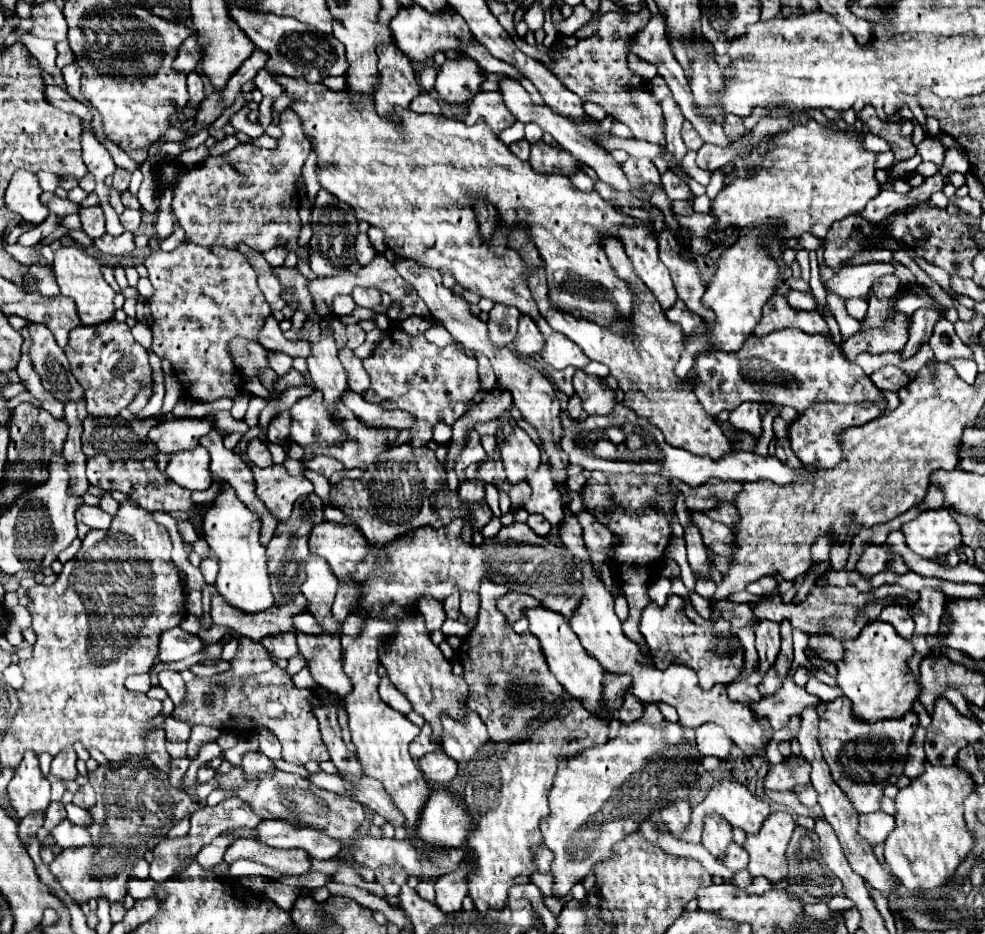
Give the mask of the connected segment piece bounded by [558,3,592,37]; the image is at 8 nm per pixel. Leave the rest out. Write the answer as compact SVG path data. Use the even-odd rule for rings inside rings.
M579 4L574 7L573 13L567 19L564 19L558 27L558 30L567 30L566 36L573 37L577 30L584 26L592 17L592 12L584 5Z

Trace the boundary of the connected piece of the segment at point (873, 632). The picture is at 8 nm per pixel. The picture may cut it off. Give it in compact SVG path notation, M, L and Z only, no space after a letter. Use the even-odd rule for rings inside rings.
M871 621L863 627L857 639L843 641L843 657L835 663L837 667L837 687L843 691L843 697L851 701L853 719L865 721L865 723L877 723L883 719L901 719L913 709L913 701L919 697L919 683L915 681L915 675L907 669L907 659L913 655L911 641L897 635L897 631L883 621Z

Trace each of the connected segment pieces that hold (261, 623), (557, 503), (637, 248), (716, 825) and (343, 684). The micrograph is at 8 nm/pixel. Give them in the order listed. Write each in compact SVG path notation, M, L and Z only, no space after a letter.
M299 593L293 597L285 607L271 607L269 611L261 613L243 613L233 609L221 595L211 597L211 617L215 625L223 625L243 637L249 637L253 641L261 641L269 635L279 635L283 631L293 629L293 617L305 611L305 597Z
M541 465L537 473L529 477L529 487L531 487L531 497L523 503L523 509L527 513L539 513L543 515L551 525L557 525L563 521L565 511L561 503L561 493L551 479L549 465Z
M623 225L621 241L629 261L633 263L633 269L637 271L637 277L649 287L663 311L673 307L677 301L677 291L673 291L669 271L659 259L657 235L647 233L647 229L641 225Z
M709 815L709 819L705 819L705 825L703 825L703 847L715 855L715 857L721 857L725 855L725 849L727 845L733 841L733 835L731 835L731 827L729 823L725 823L725 819L717 819L717 815Z
M297 631L297 647L305 657L309 673L321 687L339 693L339 697L349 695L351 681L343 671L339 635L307 635Z

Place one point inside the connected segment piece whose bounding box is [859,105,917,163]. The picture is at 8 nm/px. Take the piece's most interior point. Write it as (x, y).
(898, 135)

